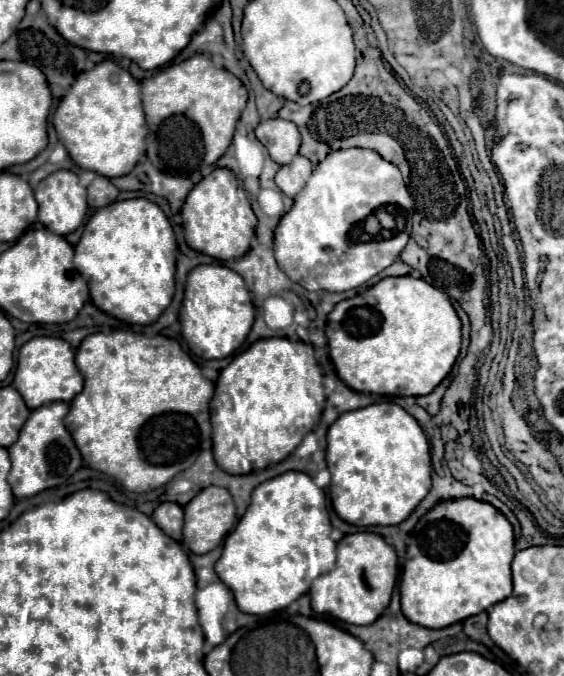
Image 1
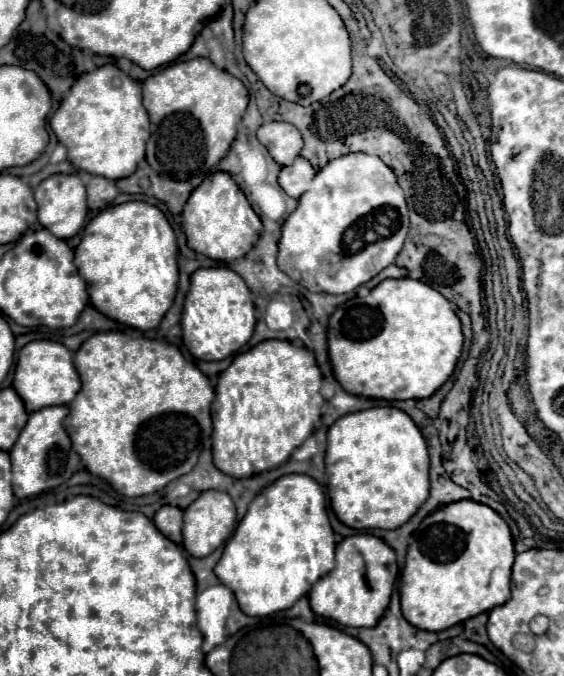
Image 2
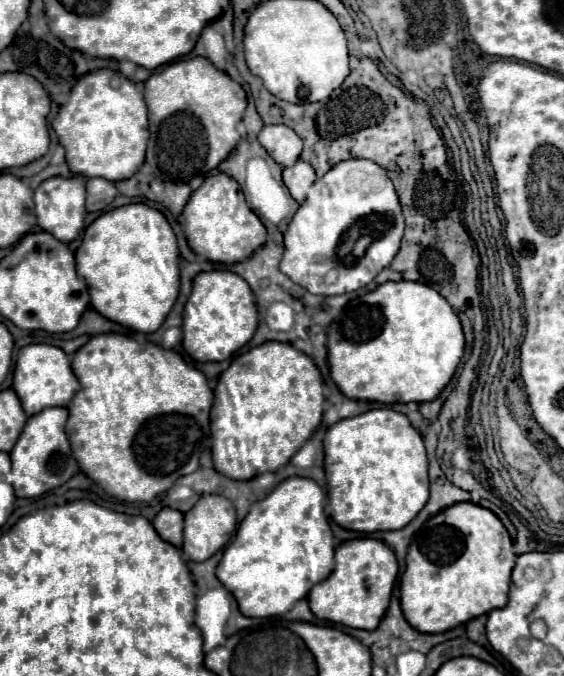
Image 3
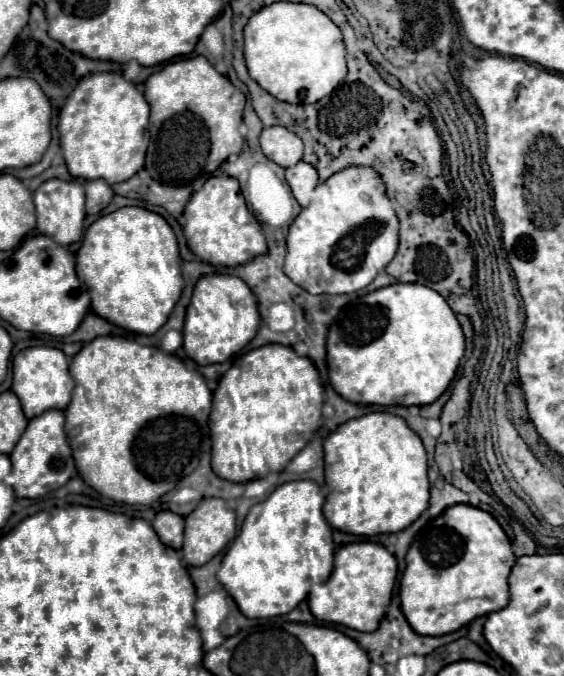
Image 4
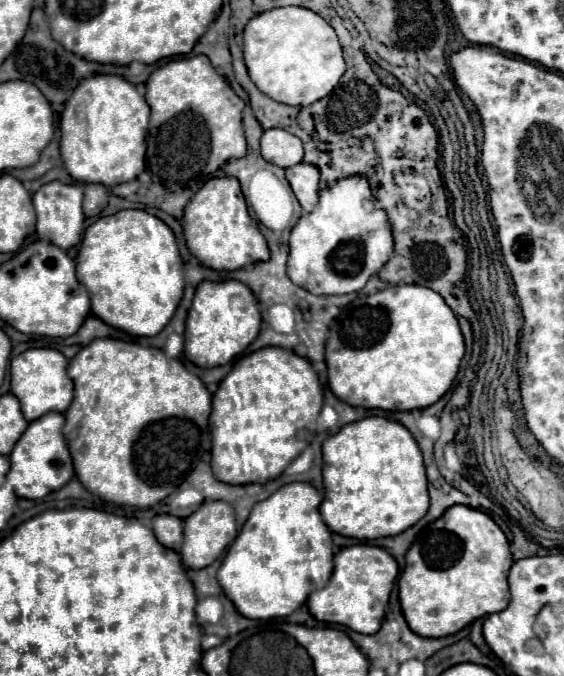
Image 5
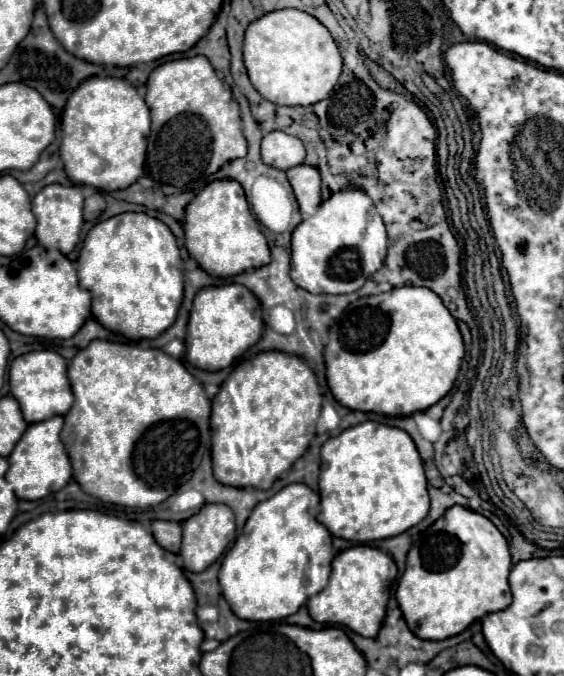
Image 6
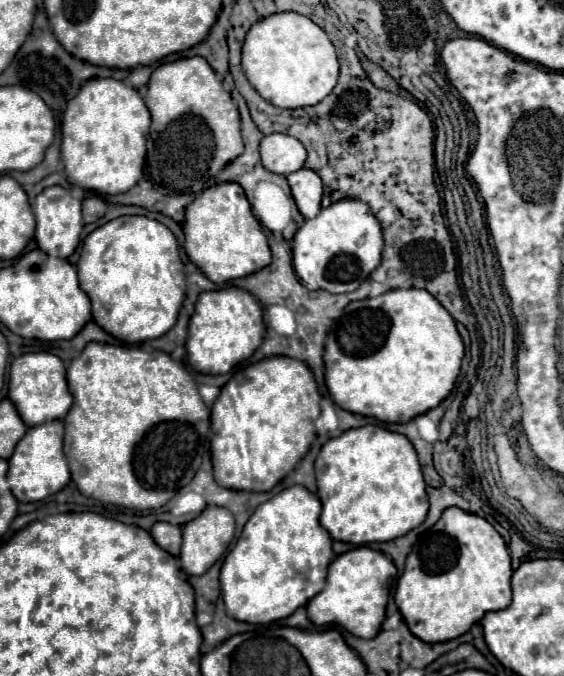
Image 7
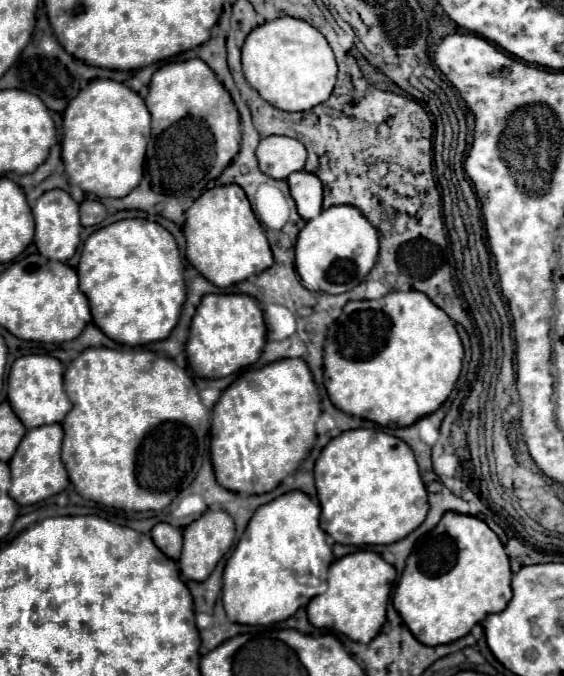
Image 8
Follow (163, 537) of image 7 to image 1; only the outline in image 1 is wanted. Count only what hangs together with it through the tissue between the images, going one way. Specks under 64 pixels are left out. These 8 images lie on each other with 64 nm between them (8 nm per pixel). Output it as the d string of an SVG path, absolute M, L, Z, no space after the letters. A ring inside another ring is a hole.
M164 502L154 510L152 520L164 534L168 534L178 542L182 540L182 506L174 502Z

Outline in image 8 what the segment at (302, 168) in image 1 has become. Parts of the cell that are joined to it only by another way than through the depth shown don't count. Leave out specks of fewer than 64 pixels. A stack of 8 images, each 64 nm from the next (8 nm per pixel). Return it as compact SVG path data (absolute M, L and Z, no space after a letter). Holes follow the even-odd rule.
M294 172L288 176L290 194L304 220L312 220L322 212L322 182L310 172Z

